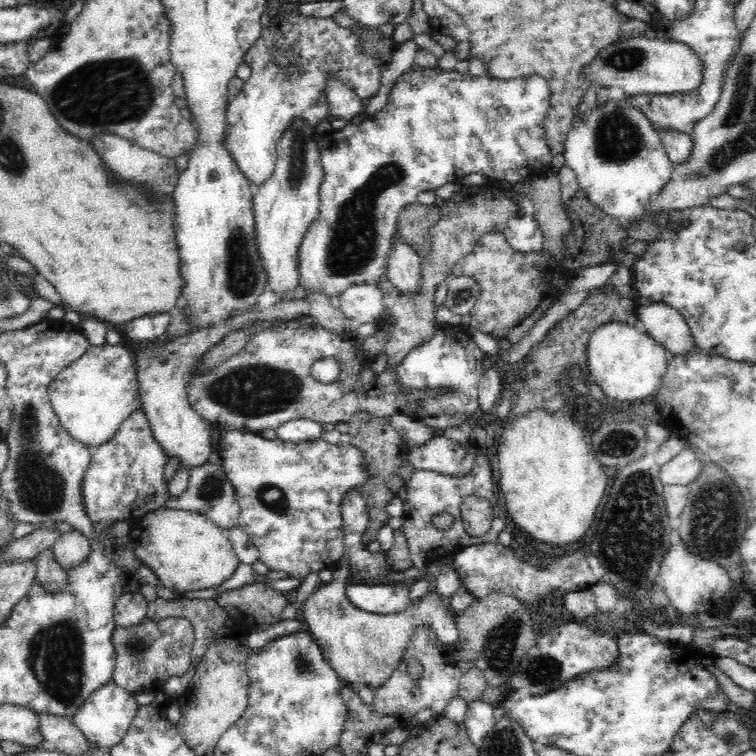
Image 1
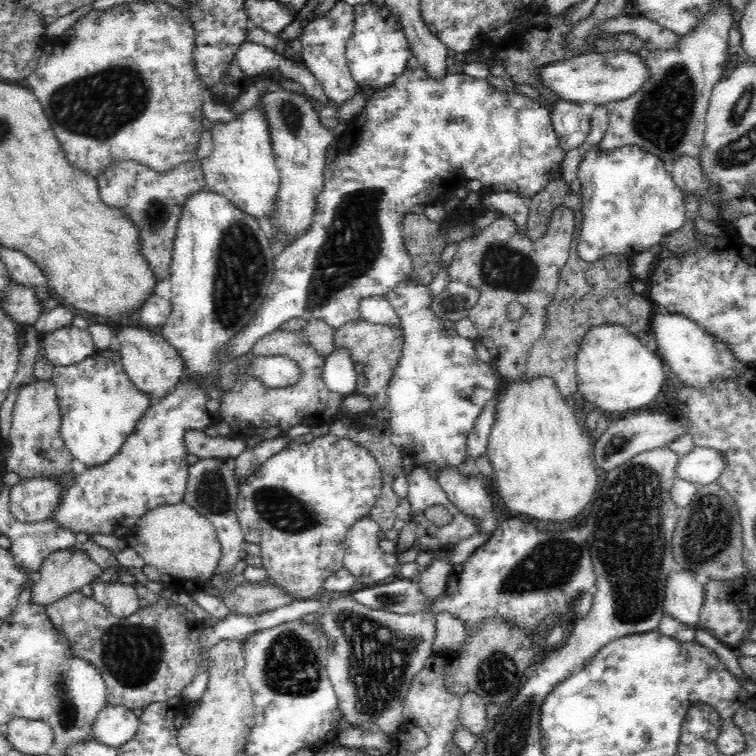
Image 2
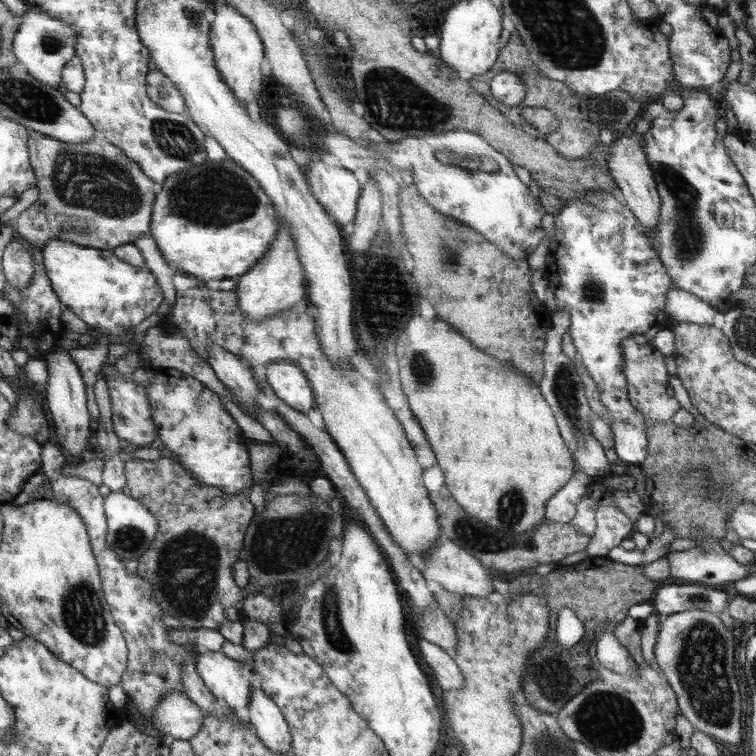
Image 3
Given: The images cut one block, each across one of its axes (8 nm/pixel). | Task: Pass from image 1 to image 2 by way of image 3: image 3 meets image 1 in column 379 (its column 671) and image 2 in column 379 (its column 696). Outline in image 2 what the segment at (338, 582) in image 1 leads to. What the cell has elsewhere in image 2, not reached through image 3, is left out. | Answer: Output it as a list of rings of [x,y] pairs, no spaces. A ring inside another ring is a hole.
[[[340,596],[328,604],[328,612],[320,618],[320,626],[332,642],[330,654],[327,654],[327,673],[339,699],[343,720],[341,728],[359,727],[362,731],[375,729],[390,736],[403,726],[402,702],[408,696],[416,674],[424,669],[433,654],[436,615],[429,606],[406,615],[373,610],[354,599],[348,600],[346,596]]]

